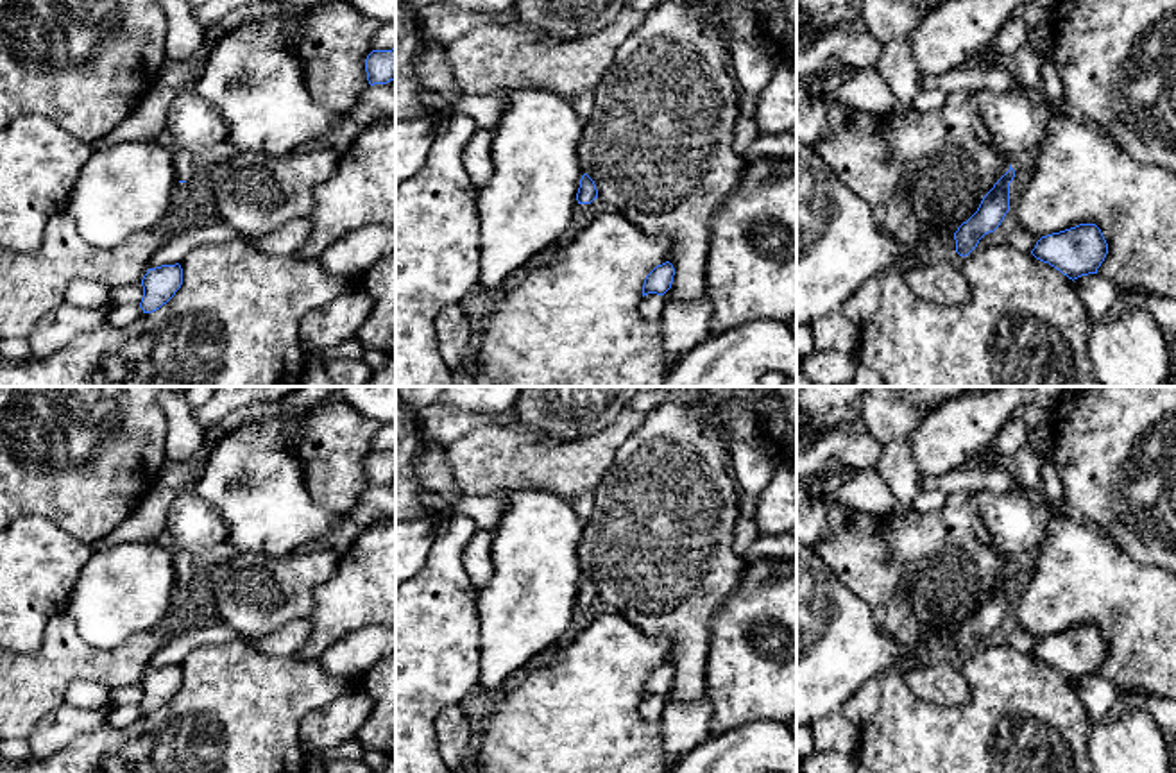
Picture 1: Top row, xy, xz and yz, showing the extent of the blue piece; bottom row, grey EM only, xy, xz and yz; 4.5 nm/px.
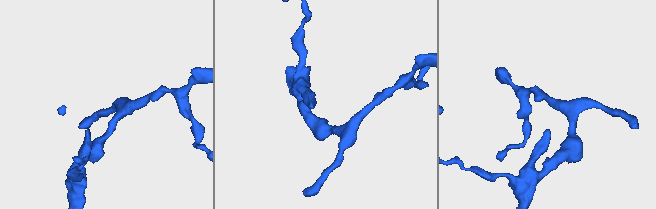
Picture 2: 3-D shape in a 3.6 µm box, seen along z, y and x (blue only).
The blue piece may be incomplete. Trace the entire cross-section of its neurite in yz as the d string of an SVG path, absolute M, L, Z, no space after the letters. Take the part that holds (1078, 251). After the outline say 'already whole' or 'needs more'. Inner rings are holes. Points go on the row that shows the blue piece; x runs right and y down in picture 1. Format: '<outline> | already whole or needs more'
M1079 224L1042 236L1031 254L1074 281L1081 276L1097 274L1108 254L1108 243L1095 224Z | already whole

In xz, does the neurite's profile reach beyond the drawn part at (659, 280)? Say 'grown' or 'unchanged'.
unchanged

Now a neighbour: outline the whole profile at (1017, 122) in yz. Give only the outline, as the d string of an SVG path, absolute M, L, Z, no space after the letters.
M979 89L972 97L972 104L1006 156L1036 149L1049 132L1051 107L1022 91Z

